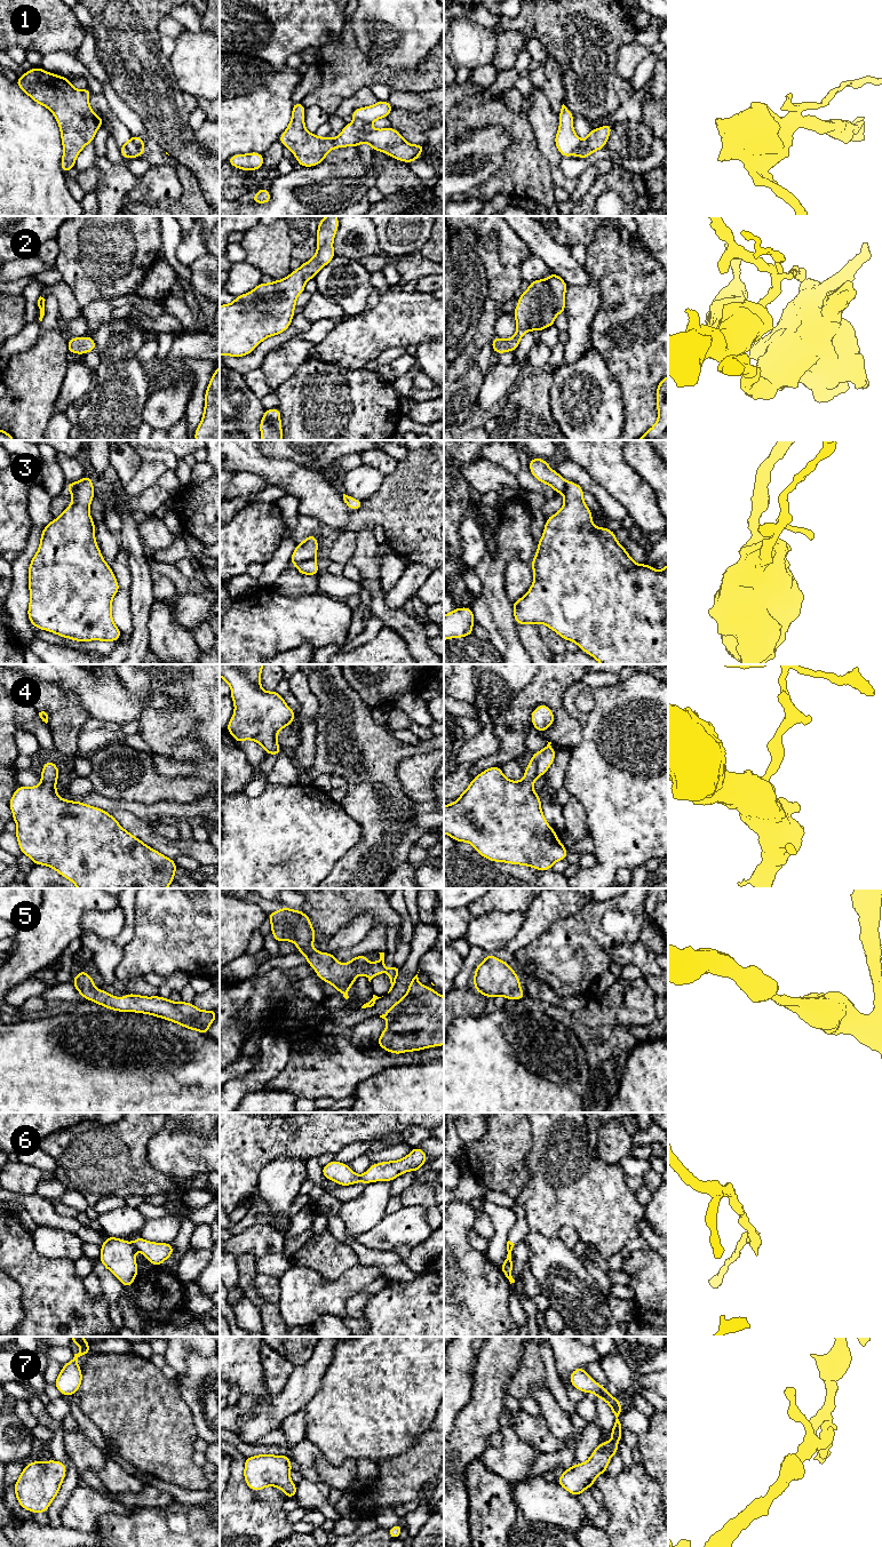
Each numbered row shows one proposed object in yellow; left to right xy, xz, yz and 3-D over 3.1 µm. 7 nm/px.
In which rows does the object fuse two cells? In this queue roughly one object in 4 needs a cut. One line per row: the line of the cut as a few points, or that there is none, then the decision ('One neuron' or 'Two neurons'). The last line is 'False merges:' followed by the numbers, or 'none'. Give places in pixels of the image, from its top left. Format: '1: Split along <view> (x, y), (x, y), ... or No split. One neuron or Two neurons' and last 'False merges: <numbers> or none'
1: Split along xy (127, 142), (133, 149), (142, 152). Two neurons
2: No split. One neuron
3: Split along xz (315, 558), (302, 560), (298, 565). Two neurons
4: No split. One neuron
5: No split. One neuron
6: Split along xy (130, 1243), (136, 1249). Two neurons
7: No split. One neuron
False merges: 1, 3, 6

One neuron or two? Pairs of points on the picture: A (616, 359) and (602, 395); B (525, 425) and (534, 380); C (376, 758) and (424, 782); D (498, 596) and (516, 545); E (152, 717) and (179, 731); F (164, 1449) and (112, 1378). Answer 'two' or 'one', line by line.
A: two
B: one
C: two
D: one
E: one
F: one

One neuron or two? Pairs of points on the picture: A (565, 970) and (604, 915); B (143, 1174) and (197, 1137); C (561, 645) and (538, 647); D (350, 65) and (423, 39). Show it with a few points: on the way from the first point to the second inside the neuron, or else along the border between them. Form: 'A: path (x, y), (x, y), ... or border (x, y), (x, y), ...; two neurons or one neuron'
A: path (571, 956), (573, 949), (594, 929); one neuron
B: border (148, 1141), (149, 1163), (174, 1185); two neurons
C: border (534, 626), (543, 644), (551, 652); two neurons
D: border (355, 36), (358, 49), (368, 61), (392, 69); two neurons

